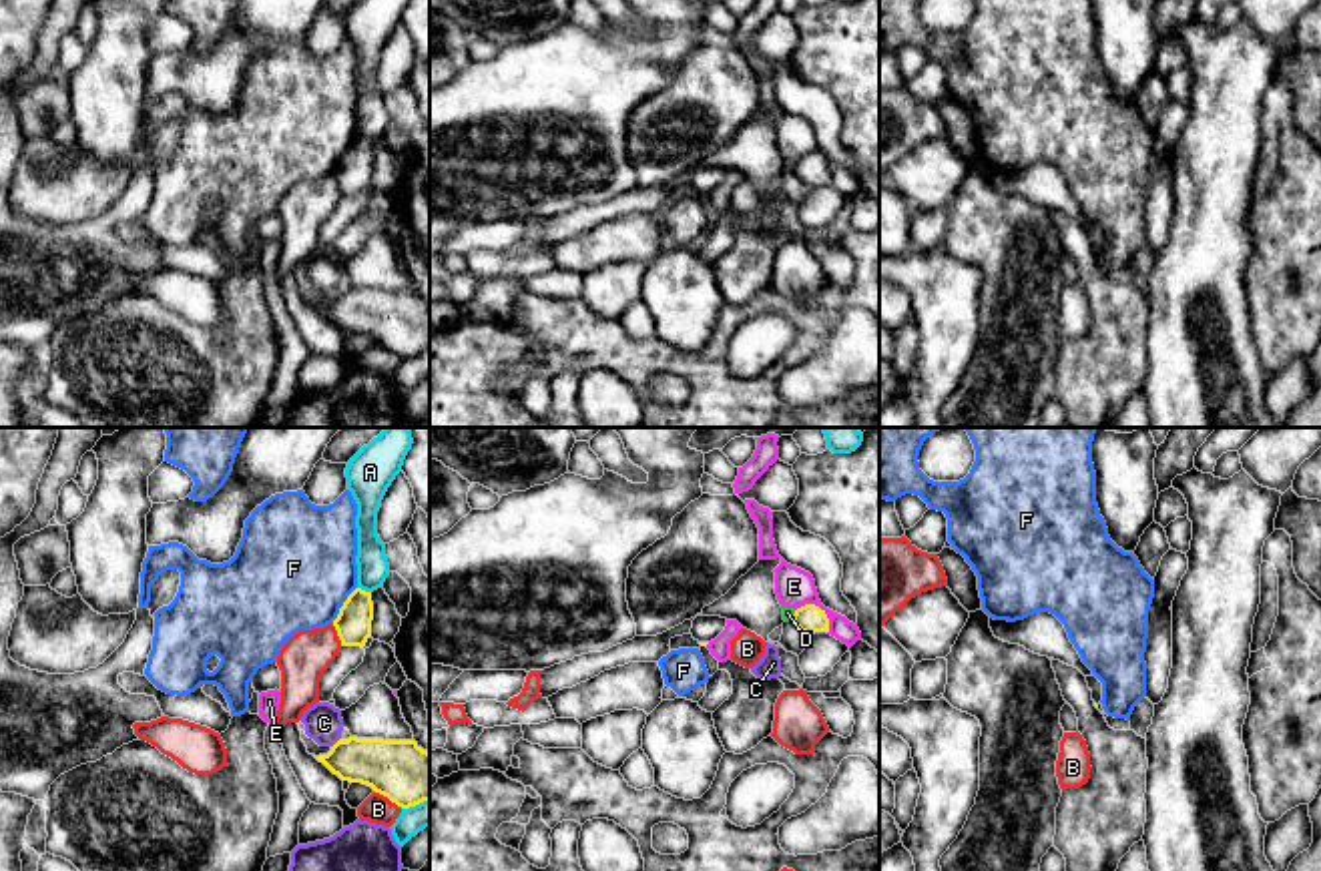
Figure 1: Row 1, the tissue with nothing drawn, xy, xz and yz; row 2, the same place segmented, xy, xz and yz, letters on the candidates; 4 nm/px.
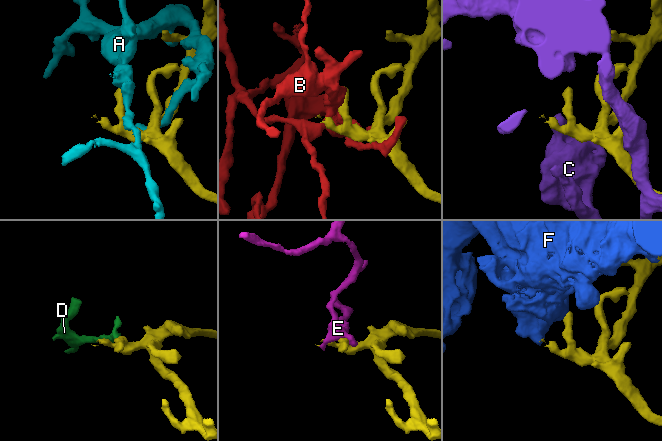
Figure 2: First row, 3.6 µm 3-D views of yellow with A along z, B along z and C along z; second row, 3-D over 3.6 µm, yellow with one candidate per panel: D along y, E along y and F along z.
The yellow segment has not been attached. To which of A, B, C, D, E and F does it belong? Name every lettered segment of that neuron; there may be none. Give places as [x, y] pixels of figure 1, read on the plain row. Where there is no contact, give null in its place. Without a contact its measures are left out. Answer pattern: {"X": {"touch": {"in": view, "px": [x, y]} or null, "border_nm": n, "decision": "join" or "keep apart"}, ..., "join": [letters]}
{"A": {"touch": {"in": "xy", "px": [364, 141]}, "border_nm": 60, "decision": "keep apart"}, "B": {"touch": {"in": "xy", "px": [390, 350]}, "border_nm": 130, "decision": "keep apart"}, "C": {"touch": {"in": "xy", "px": [336, 294]}, "border_nm": 50, "decision": "keep apart"}, "D": {"touch": {"in": "xz", "px": [794, 167]}, "border_nm": 50, "decision": "keep apart"}, "E": {"touch": {"in": "xz", "px": [820, 159]}, "border_nm": 170, "decision": "keep apart"}, "F": {"touch": {"in": "xy", "px": [344, 155]}, "border_nm": 180, "decision": "keep apart"}, "join": []}

